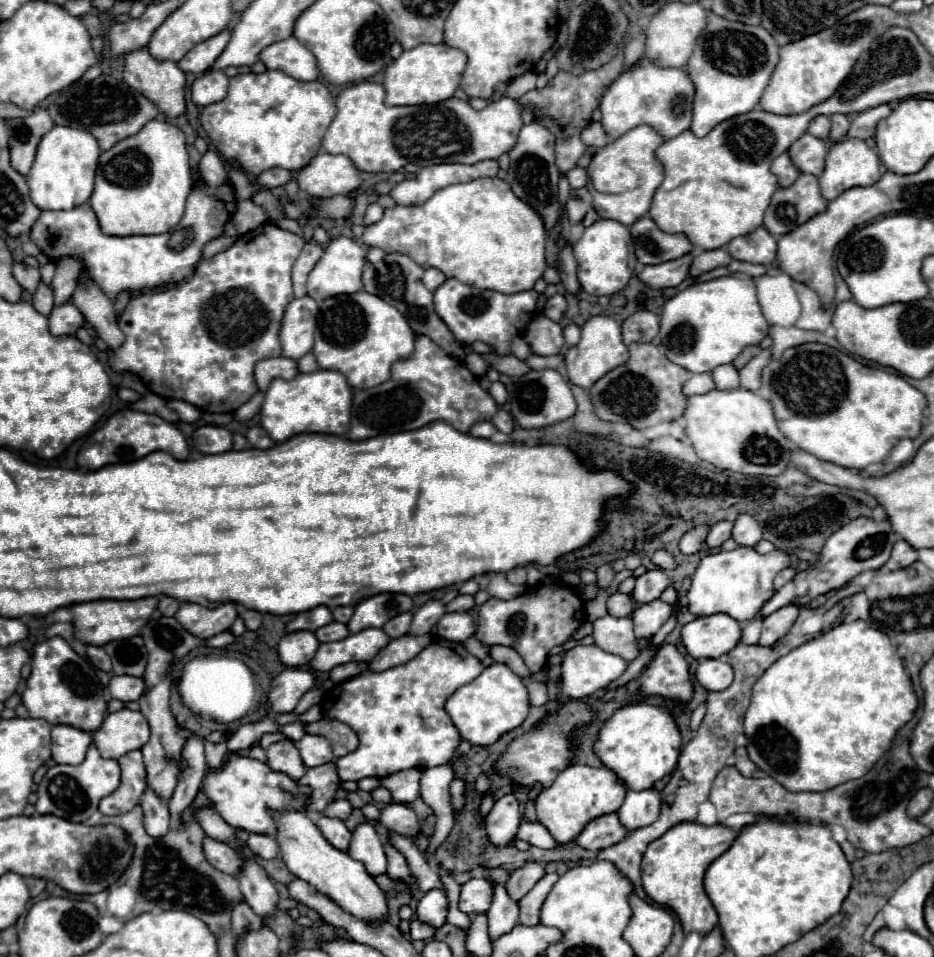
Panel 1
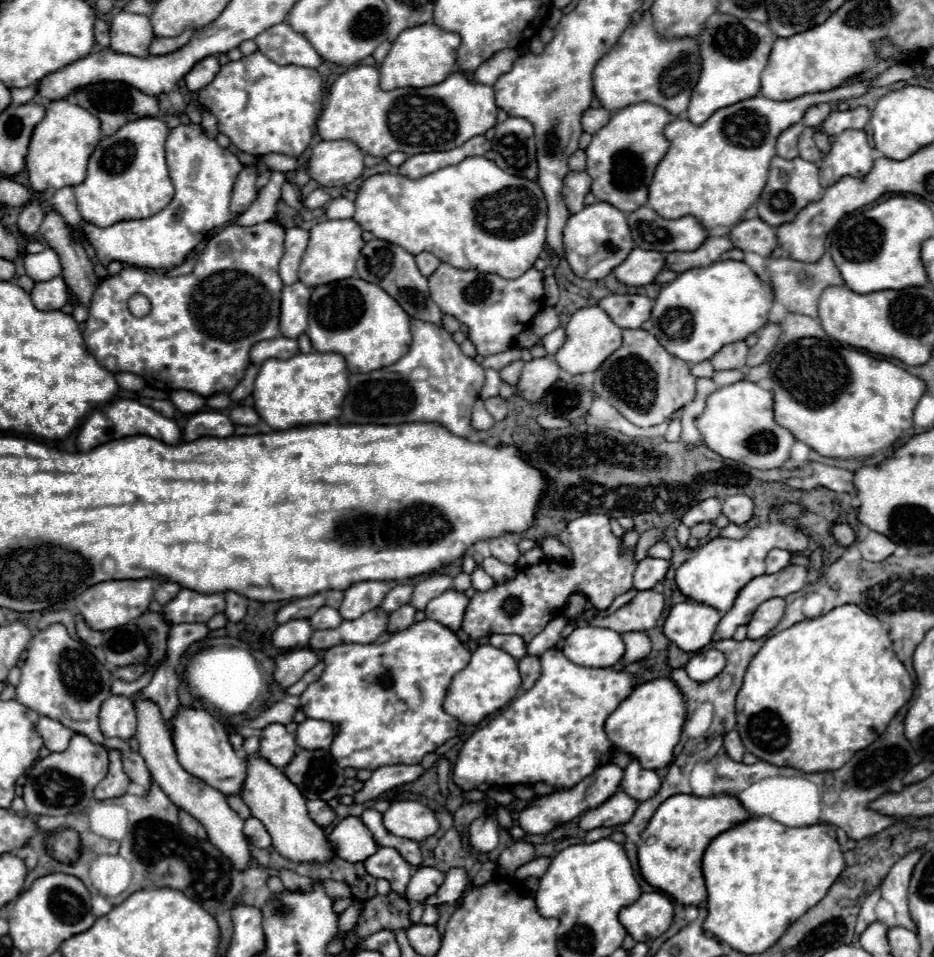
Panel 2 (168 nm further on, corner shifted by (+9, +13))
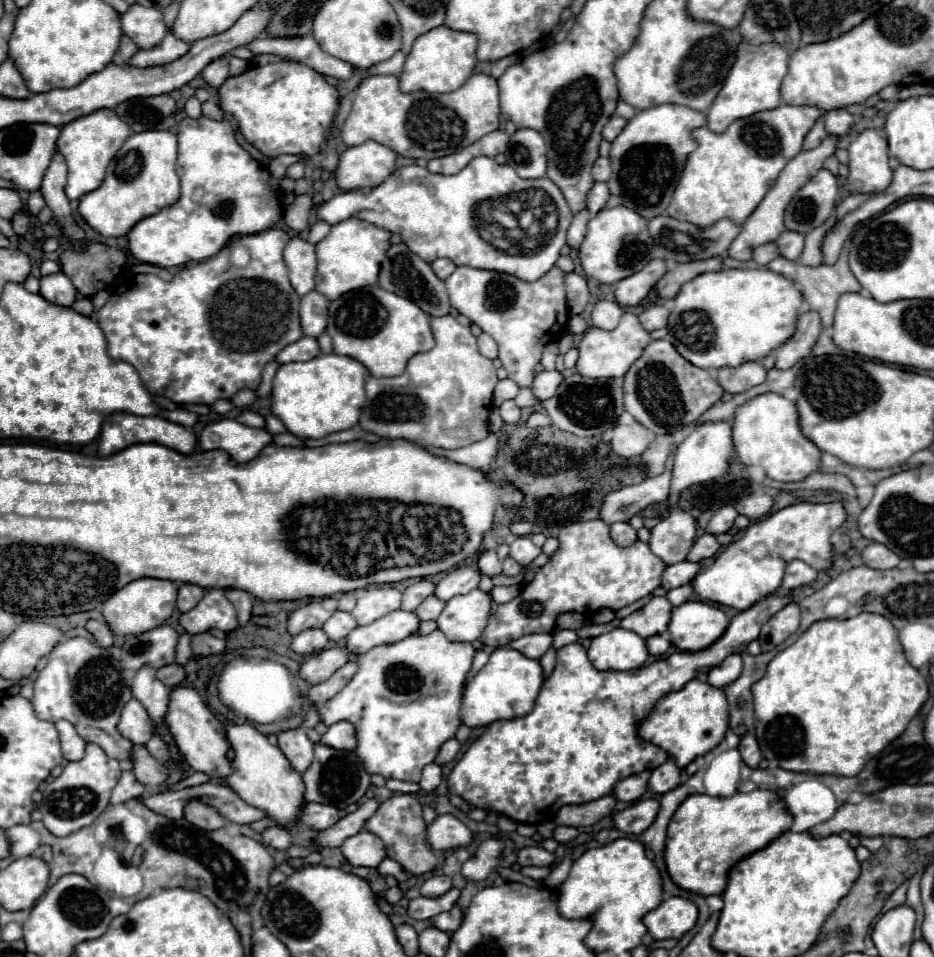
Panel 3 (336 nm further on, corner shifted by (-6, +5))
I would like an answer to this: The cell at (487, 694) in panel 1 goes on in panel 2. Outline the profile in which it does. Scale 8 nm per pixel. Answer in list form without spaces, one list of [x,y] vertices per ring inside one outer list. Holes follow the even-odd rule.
[[[490,643],[480,645],[472,653],[472,661],[466,665],[466,669],[462,669],[452,679],[450,691],[444,701],[444,711],[456,717],[464,725],[478,725],[484,717],[508,705],[508,701],[512,701],[512,697],[518,695],[520,685],[522,685],[522,679],[518,673],[518,661],[506,651],[492,647]]]

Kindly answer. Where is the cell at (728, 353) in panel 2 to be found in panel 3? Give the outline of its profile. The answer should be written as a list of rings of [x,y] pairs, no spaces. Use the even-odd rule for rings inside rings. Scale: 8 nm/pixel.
[[[745,361],[737,369],[733,369],[733,367],[717,369],[717,381],[729,393],[747,391],[747,389],[763,383],[765,377],[767,377],[767,369],[759,361]]]

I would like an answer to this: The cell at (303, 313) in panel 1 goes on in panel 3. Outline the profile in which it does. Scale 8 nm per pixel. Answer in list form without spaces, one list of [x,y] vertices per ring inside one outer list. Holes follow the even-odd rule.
[[[311,291],[301,297],[301,329],[307,337],[319,337],[327,325],[327,297],[317,291]]]

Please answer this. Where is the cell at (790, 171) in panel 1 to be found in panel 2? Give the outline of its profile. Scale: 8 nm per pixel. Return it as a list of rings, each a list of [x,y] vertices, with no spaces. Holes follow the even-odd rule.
[[[796,123],[792,127],[788,127],[780,137],[778,137],[778,143],[776,143],[776,149],[778,149],[778,155],[784,157],[784,159],[794,159],[798,155],[798,137],[804,129],[804,123]]]

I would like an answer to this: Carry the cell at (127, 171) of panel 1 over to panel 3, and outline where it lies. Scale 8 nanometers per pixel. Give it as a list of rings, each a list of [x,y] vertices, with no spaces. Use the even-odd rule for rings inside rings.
[[[143,131],[131,135],[117,151],[107,167],[103,185],[81,197],[81,217],[105,237],[123,237],[129,229],[145,217],[159,213],[179,201],[177,163],[177,137],[171,131]]]

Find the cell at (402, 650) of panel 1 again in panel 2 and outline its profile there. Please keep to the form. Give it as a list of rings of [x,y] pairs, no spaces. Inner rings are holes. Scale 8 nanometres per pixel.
[[[410,603],[402,605],[400,609],[396,609],[396,611],[390,615],[390,625],[388,625],[388,631],[396,633],[396,631],[402,631],[402,629],[410,627],[410,625],[414,623],[414,613],[416,613],[416,609],[414,609]]]

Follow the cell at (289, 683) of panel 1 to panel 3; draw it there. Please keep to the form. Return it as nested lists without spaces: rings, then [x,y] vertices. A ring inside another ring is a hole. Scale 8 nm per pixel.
[[[331,647],[315,655],[307,655],[301,663],[299,677],[311,685],[327,681],[339,667],[343,667],[349,659],[349,651],[345,647]]]

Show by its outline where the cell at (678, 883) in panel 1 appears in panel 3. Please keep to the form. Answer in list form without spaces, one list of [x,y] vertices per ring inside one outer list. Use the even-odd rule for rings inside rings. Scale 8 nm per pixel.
[[[755,789],[751,793],[737,793],[733,797],[709,797],[709,795],[691,795],[679,809],[675,811],[669,829],[667,829],[667,849],[665,849],[665,865],[667,873],[675,885],[685,891],[709,897],[721,895],[727,885],[729,869],[749,853],[763,849],[775,837],[791,829],[791,815],[783,809],[783,803],[775,791],[769,789]]]

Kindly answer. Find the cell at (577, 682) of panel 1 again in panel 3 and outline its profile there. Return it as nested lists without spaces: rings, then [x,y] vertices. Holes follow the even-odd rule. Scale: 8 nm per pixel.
[[[613,629],[599,637],[593,637],[587,657],[599,671],[629,671],[639,669],[649,653],[645,639],[627,629]]]

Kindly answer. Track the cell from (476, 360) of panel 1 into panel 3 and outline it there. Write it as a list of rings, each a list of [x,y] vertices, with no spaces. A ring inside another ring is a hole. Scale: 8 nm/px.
[[[481,333],[477,343],[479,343],[479,353],[483,357],[487,357],[487,359],[495,359],[497,357],[497,343],[487,333]]]

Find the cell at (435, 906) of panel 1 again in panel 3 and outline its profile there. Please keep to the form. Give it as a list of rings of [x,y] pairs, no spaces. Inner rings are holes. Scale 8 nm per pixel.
[[[433,875],[421,885],[421,895],[423,897],[441,897],[453,887],[451,879],[447,875]]]

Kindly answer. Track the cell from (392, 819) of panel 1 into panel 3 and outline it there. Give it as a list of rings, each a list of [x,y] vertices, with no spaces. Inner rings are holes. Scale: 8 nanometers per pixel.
[[[439,815],[427,825],[427,845],[431,849],[457,849],[471,843],[471,831],[453,815]]]

